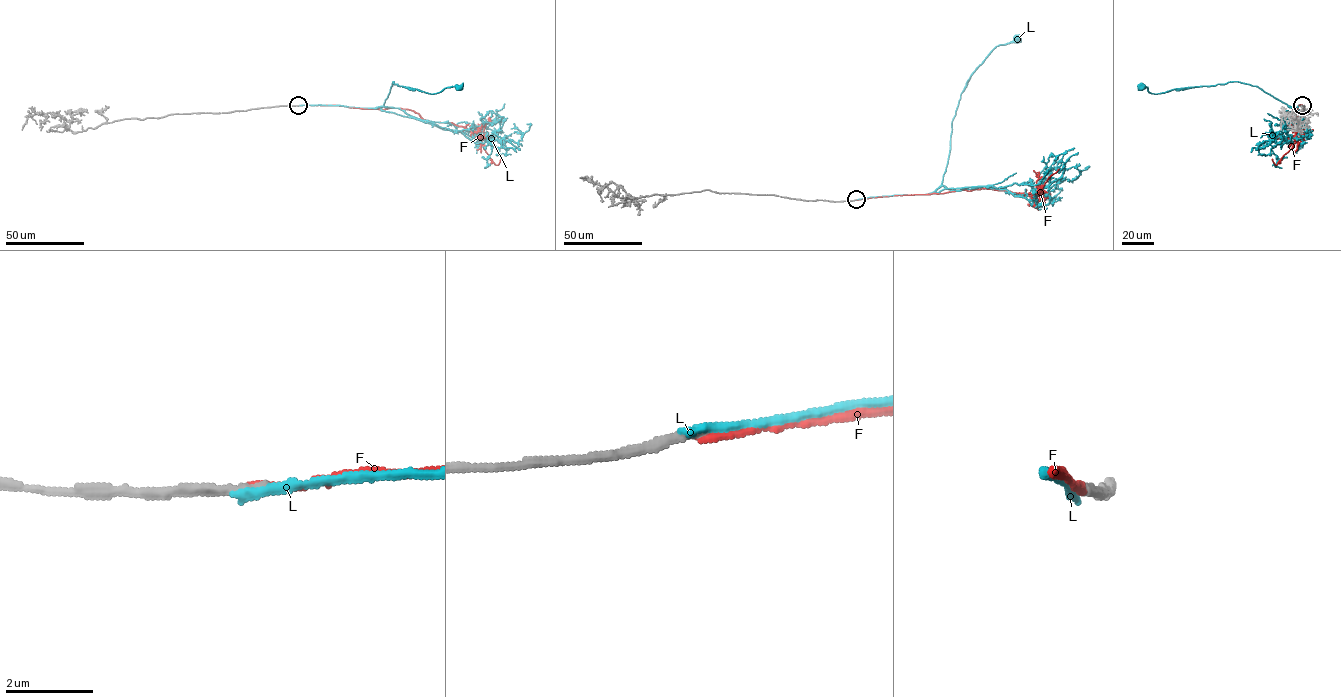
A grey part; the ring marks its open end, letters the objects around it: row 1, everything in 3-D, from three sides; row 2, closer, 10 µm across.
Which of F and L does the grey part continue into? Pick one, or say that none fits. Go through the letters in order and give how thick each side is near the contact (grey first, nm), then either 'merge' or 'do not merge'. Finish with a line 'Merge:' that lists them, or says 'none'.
F: 200/220 nm | do not merge
L: 220/240 nm | merge
Merge: L

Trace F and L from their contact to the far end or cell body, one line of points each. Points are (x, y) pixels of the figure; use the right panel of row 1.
F: (1302, 105), (1293, 109), (1291, 119), (1301, 136), (1276, 165), (1272, 159)
L: (1302, 105), (1289, 107), (1256, 86), (1236, 81), (1156, 94), (1148, 92), (1146, 86), (1141, 87)

